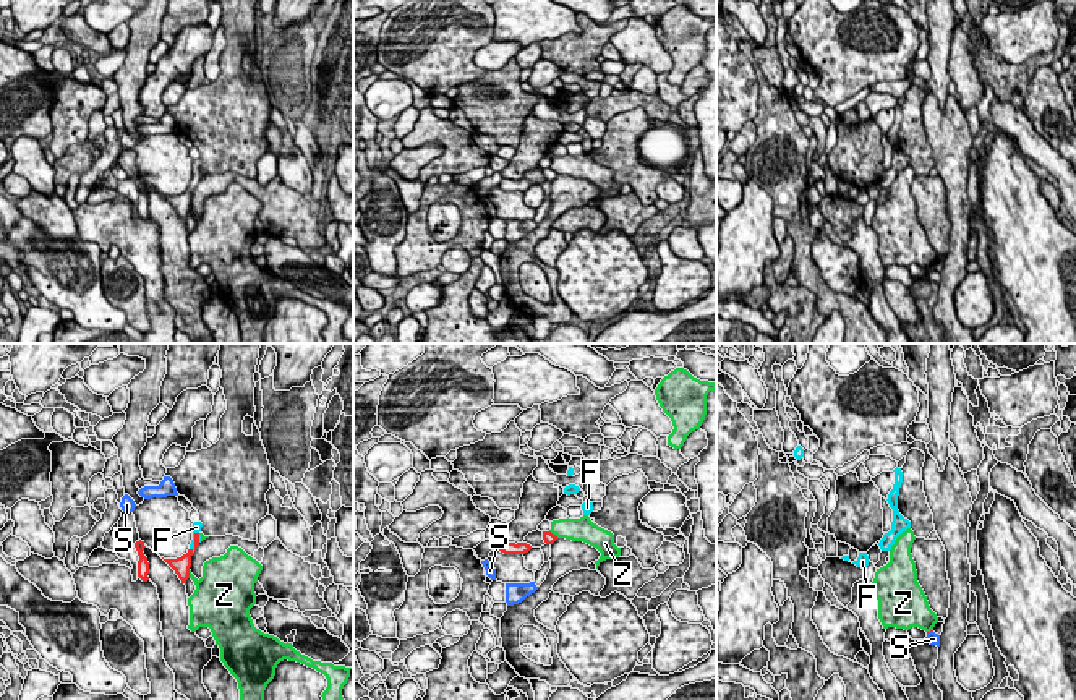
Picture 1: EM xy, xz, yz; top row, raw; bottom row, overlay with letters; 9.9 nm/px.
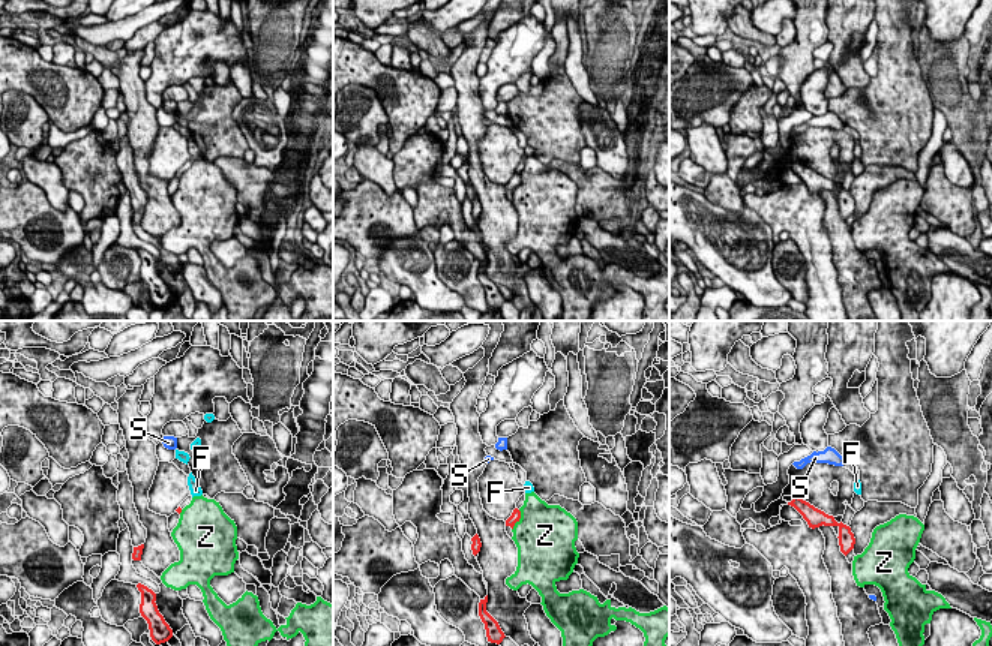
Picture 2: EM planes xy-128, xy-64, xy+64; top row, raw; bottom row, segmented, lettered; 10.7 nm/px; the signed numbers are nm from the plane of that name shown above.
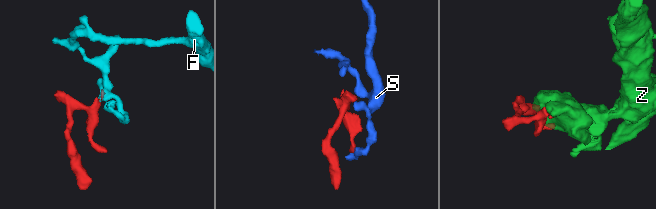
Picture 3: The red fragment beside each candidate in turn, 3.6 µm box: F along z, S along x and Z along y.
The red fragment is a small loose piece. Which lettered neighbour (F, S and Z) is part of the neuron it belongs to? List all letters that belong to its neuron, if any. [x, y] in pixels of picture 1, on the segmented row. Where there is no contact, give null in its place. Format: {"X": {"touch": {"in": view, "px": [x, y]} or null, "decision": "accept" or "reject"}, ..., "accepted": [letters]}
{"F": {"touch": {"in": "xy", "px": [195, 542]}, "decision": "accept"}, "S": {"touch": {"in": "yz", "px": [927, 632]}, "decision": "reject"}, "Z": {"touch": {"in": "xy", "px": [188, 574]}, "decision": "reject"}, "accepted": ["F"]}

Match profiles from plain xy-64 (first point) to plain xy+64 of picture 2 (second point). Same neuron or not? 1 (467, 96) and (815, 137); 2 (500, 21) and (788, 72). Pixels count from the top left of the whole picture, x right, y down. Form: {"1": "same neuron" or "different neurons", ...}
{"1": "different neurons", "2": "different neurons"}

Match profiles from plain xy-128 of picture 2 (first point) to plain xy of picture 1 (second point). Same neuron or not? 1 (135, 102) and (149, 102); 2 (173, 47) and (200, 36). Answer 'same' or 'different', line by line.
1: different
2: same

